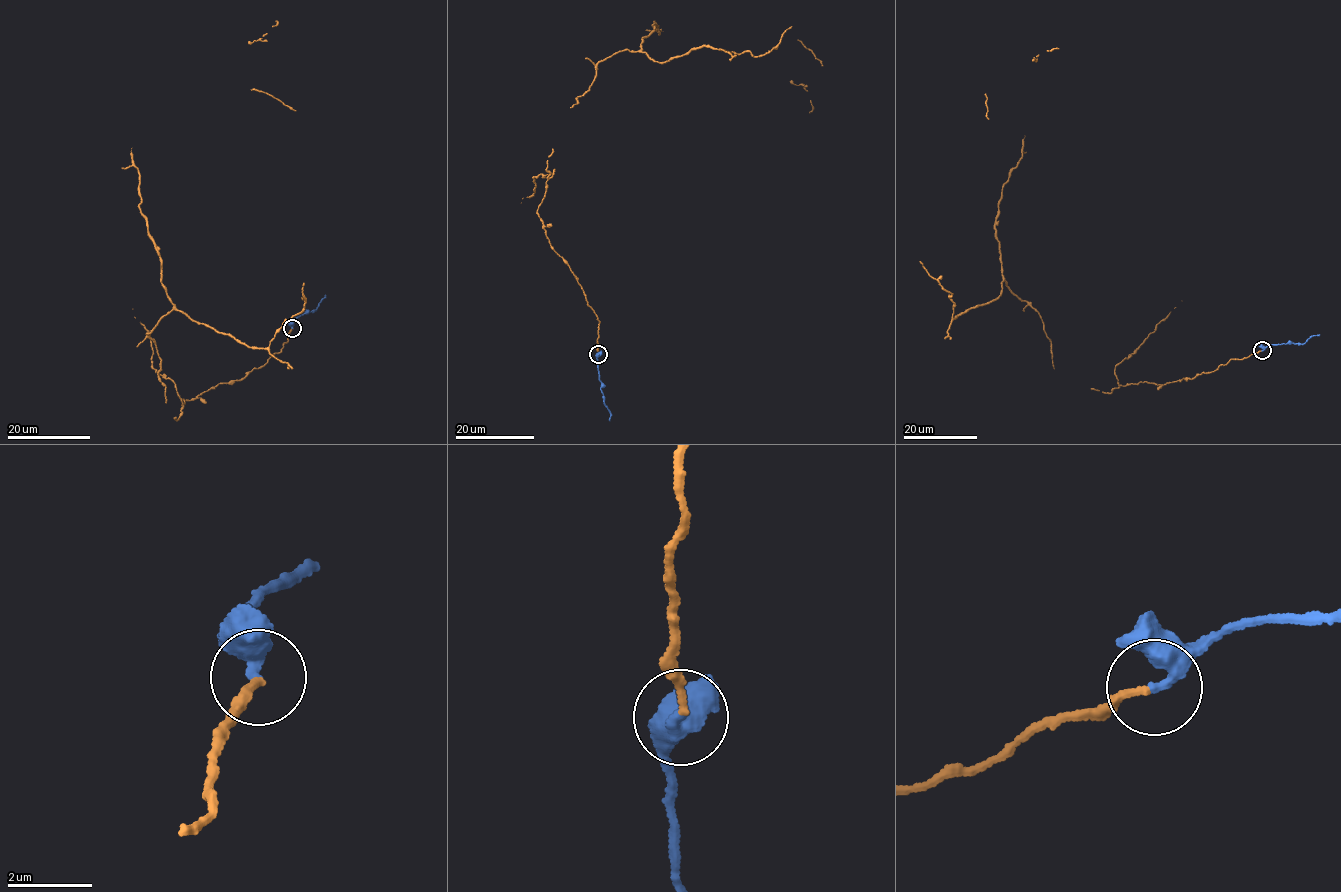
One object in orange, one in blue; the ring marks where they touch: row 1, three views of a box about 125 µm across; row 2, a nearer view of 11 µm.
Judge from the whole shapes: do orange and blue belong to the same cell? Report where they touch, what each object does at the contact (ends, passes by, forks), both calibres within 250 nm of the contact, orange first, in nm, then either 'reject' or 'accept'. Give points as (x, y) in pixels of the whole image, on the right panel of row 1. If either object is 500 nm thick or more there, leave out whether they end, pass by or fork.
at (1262, 350); orange ends there; blue ends there; 170 nm thick on the orange side, 420 nm on the other; accept

